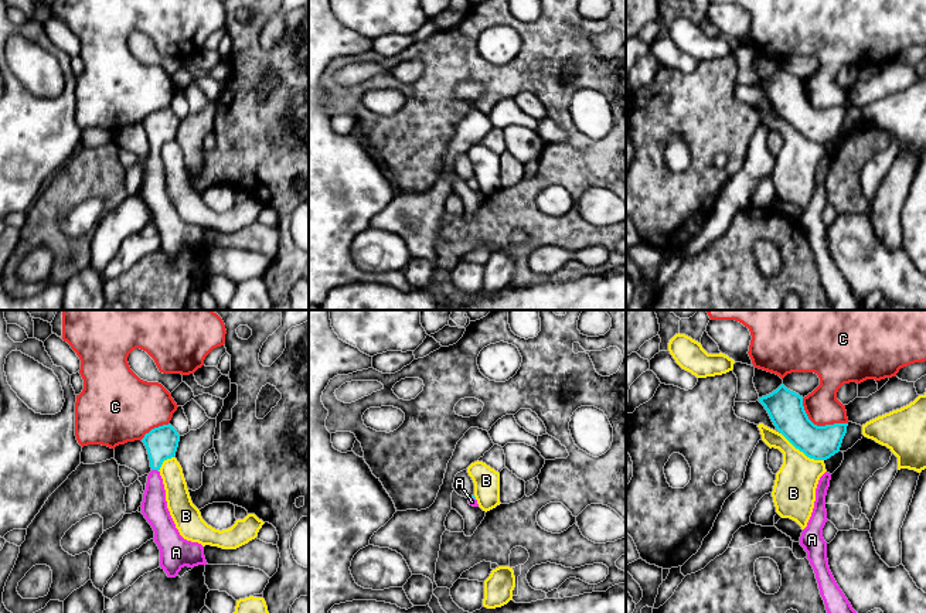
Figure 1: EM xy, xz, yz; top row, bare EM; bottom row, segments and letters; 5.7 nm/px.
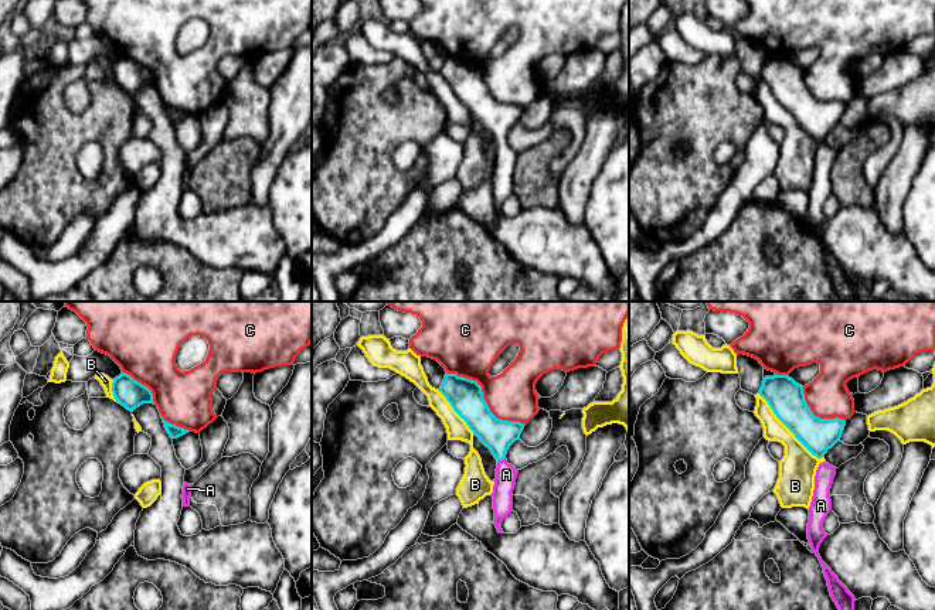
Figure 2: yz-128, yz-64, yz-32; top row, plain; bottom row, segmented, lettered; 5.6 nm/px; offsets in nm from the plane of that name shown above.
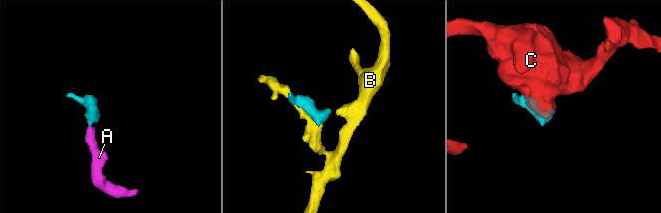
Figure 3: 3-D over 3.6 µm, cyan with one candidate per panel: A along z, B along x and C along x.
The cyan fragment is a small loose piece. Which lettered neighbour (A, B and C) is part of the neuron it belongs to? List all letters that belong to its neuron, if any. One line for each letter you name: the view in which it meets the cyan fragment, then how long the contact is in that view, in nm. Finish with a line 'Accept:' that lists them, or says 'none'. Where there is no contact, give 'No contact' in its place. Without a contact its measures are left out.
A: Touches cyan in xy. Shared border 40 nm
Accept: A

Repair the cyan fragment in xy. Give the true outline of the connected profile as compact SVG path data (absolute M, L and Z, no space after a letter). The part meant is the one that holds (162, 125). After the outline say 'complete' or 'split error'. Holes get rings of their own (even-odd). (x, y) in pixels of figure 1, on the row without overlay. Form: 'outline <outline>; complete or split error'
outline M168 106L152 112L142 122L147 132L152 154L147 159L142 184L142 197L154 214L154 225L160 232L160 249L168 260L176 260L184 251L207 248L204 231L198 225L184 222L170 198L166 173L160 159L164 143L176 139L180 118Z; split error

